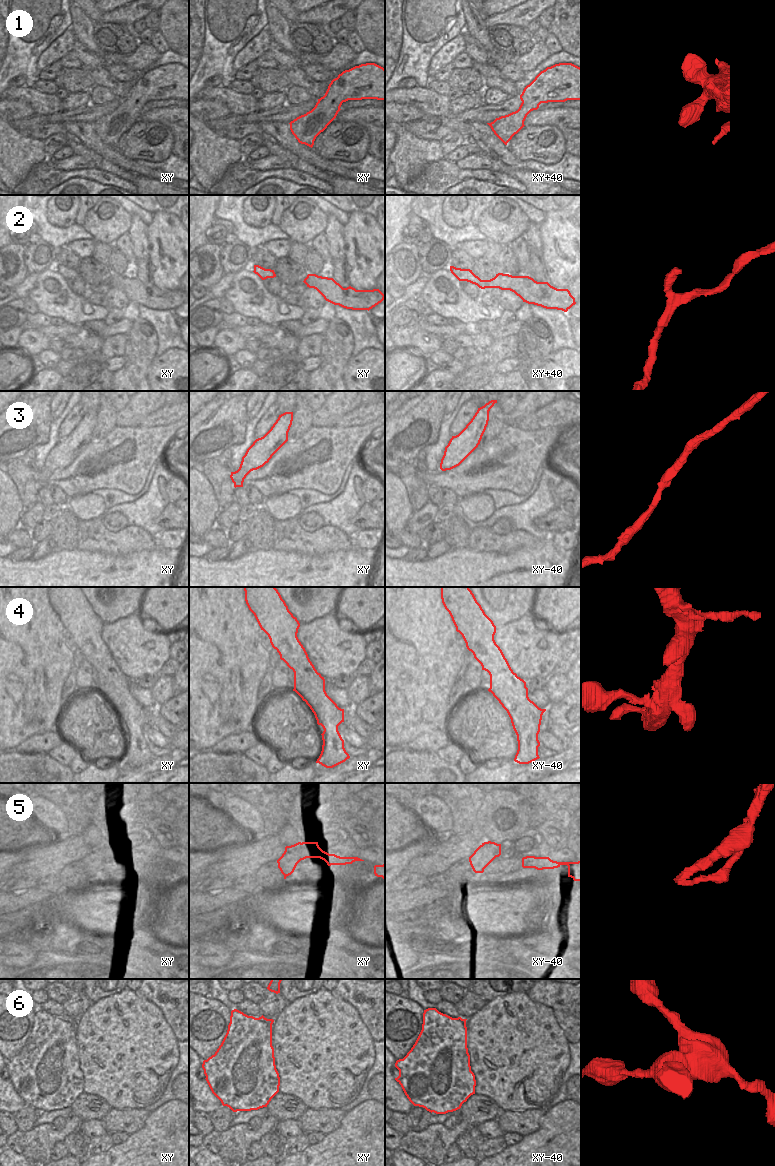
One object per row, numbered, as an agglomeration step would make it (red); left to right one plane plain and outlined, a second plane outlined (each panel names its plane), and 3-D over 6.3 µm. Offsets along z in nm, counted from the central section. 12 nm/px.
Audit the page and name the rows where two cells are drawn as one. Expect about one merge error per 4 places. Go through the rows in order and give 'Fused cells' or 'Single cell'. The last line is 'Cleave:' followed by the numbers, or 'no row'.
1: Single cell
2: Single cell
3: Single cell
4: Single cell
5: Fused cells
6: Fused cells
Cleave: 5, 6.

